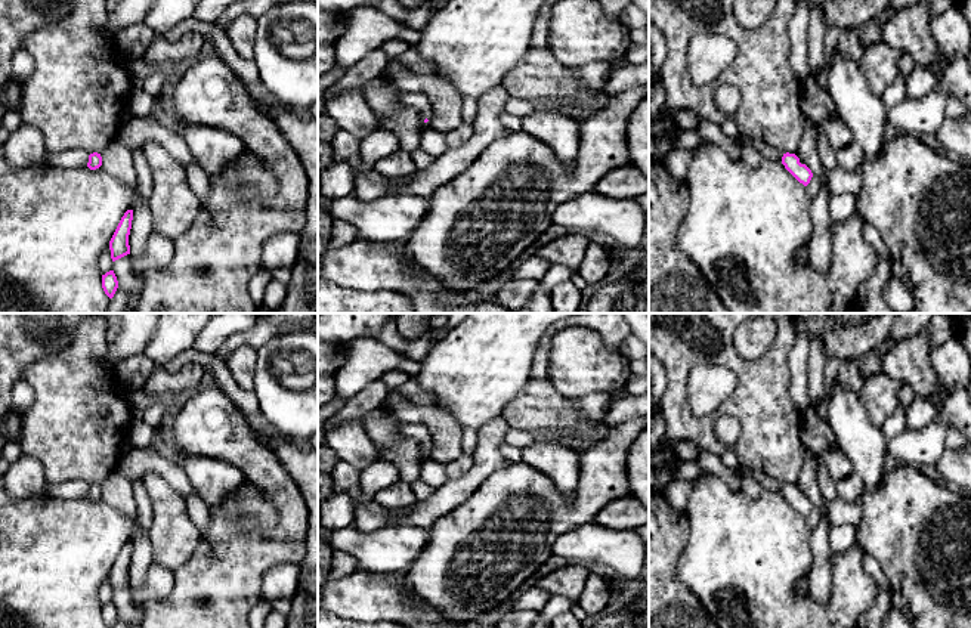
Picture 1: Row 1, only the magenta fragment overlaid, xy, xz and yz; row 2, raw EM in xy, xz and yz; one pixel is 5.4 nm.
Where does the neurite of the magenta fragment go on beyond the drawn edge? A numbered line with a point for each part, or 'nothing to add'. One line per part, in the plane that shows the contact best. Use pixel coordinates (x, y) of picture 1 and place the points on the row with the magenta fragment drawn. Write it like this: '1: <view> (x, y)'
nothing to add

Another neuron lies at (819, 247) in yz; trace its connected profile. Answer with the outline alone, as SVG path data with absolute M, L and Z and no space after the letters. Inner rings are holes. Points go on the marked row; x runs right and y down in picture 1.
M822 189L810 201L808 214L813 223L811 238L807 247L807 262L817 270L825 273L829 267L832 239L832 219L828 208L829 192Z

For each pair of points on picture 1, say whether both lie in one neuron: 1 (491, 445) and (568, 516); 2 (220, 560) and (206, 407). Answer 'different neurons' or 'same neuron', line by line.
1: different neurons
2: different neurons

